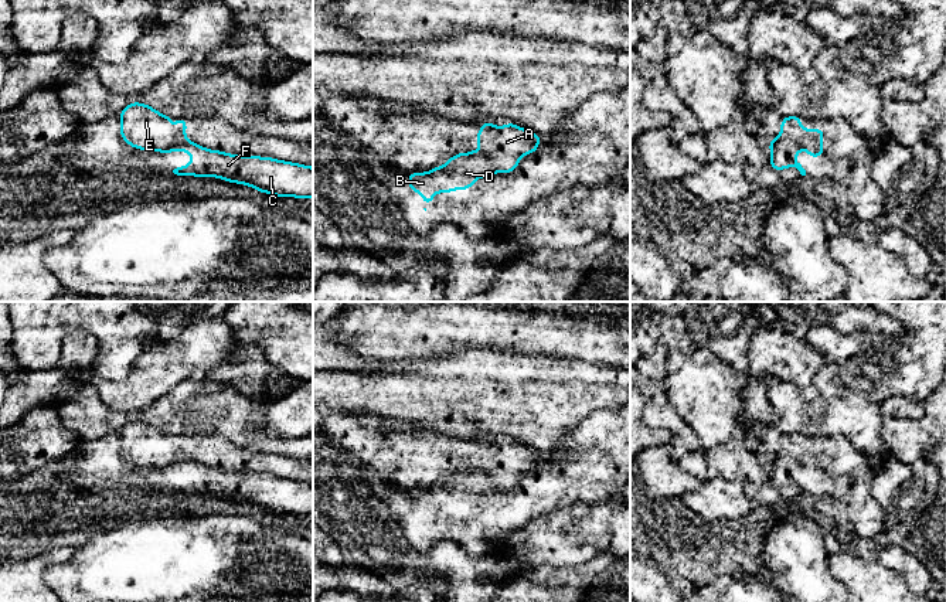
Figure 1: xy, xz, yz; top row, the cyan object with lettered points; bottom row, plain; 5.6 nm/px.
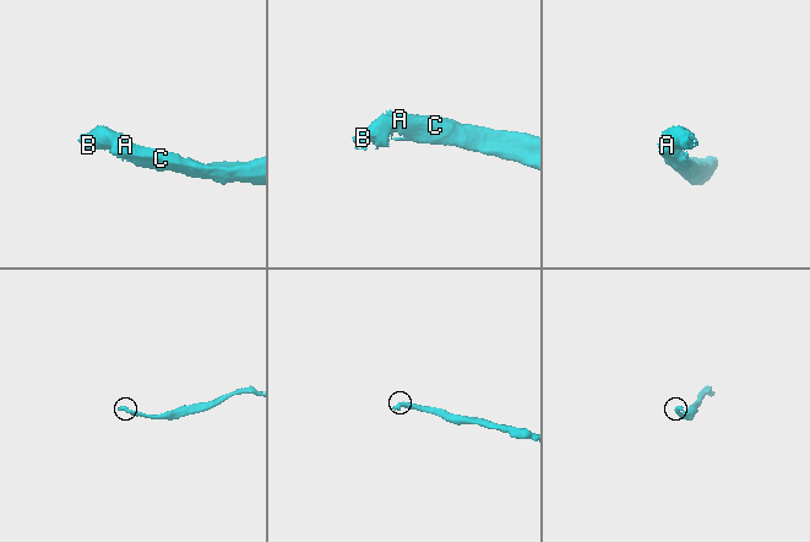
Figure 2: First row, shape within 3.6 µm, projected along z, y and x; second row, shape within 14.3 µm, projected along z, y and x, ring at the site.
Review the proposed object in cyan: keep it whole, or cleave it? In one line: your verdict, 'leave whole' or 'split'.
split

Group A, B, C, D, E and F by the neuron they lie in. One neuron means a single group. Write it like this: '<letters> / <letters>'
A C F / B D E

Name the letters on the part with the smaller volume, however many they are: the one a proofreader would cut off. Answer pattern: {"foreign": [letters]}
{"foreign": ["B", "D", "E"]}

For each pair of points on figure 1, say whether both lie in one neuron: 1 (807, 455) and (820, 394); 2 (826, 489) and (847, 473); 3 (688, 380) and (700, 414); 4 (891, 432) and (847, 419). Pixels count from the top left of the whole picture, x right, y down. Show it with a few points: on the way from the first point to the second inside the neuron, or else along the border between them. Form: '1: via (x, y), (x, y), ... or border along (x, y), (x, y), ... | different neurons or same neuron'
1: border along (844, 438), (839, 435), (785, 434), (779, 444) | different neurons
2: border along (826, 472), (833, 480), (831, 495) | different neurons
3: via (697, 388), (700, 391), (700, 405) | same neuron
4: border along (882, 418), (881, 439), (887, 446) | different neurons

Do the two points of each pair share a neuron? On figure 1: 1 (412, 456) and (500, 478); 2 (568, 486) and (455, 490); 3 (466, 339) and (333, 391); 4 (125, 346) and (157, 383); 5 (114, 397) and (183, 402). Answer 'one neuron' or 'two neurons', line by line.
1: one neuron
2: one neuron
3: two neurons
4: two neurons
5: two neurons

